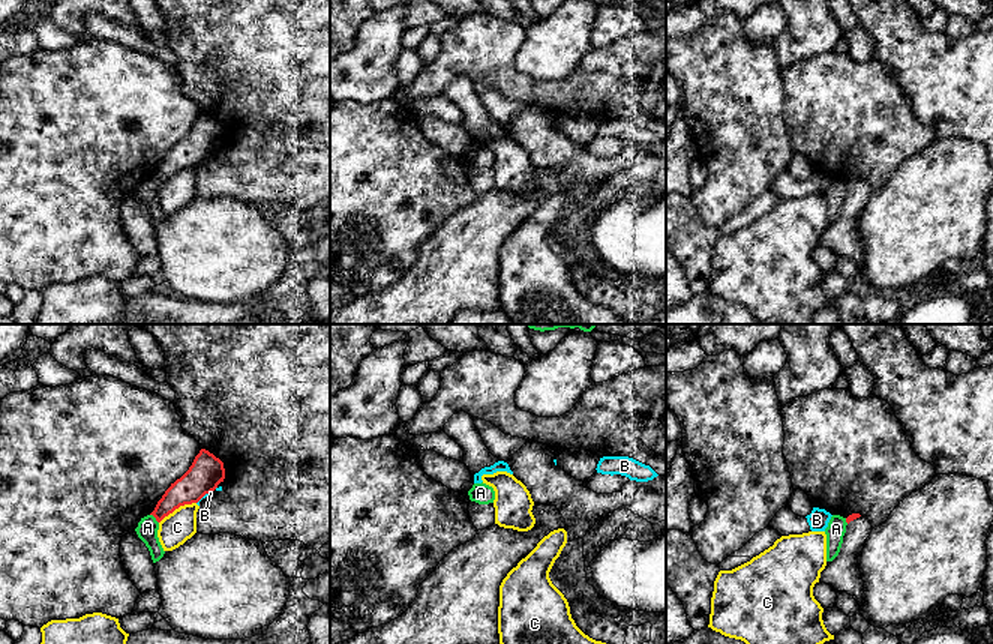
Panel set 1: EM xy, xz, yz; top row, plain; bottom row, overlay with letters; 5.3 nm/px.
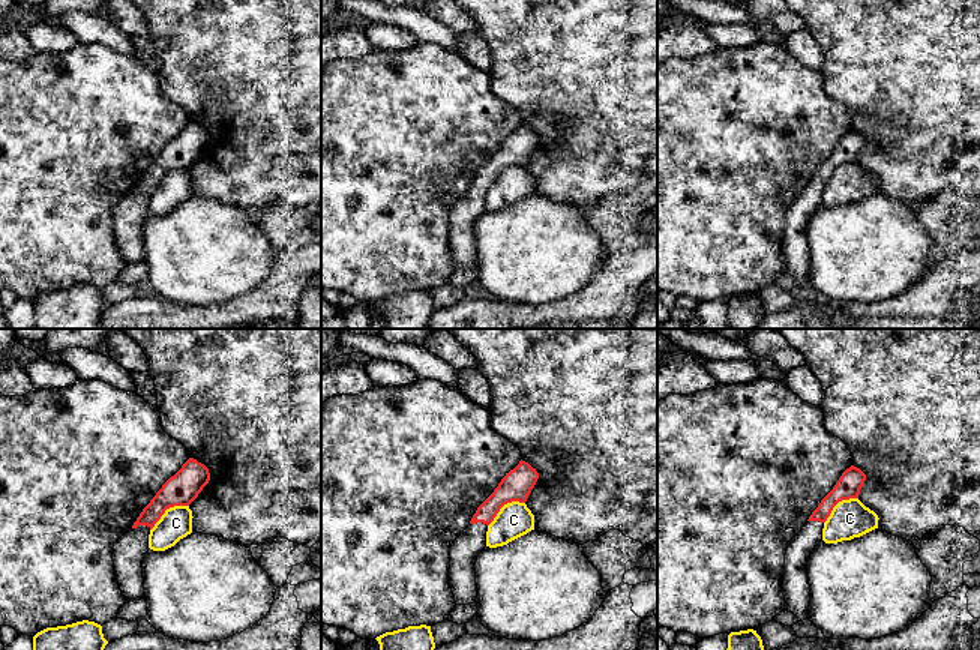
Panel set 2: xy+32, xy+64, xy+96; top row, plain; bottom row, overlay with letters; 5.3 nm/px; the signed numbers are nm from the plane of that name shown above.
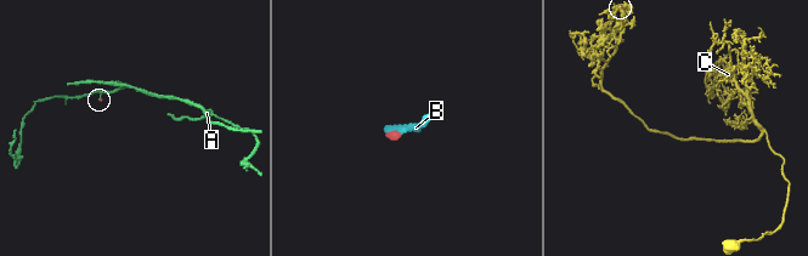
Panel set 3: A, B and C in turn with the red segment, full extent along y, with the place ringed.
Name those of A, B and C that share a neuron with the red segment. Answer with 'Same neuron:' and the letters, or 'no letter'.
Same neuron: no letter

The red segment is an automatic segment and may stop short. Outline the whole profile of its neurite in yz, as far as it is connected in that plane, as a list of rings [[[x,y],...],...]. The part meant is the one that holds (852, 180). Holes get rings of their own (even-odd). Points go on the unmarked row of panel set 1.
[[[860,177],[849,179],[846,186],[840,216],[832,225],[826,225],[819,245],[840,257],[850,258],[860,269],[862,266],[864,245],[858,230],[858,219],[873,191],[868,183]]]

